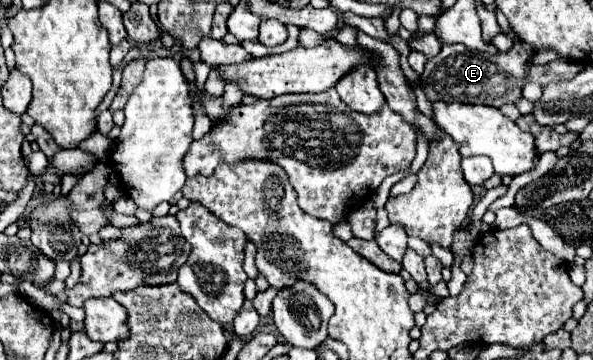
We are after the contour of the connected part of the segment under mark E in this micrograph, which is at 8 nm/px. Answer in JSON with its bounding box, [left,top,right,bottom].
[421,41,529,107]

